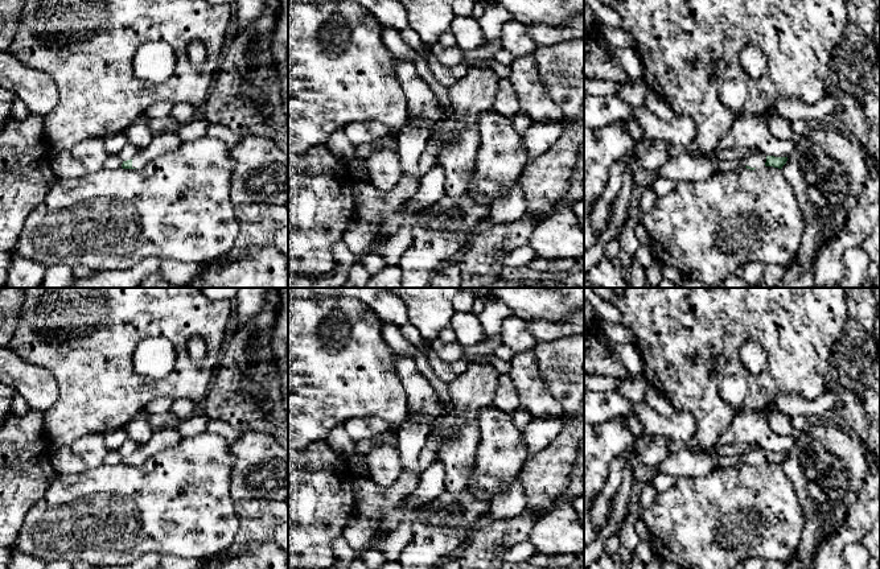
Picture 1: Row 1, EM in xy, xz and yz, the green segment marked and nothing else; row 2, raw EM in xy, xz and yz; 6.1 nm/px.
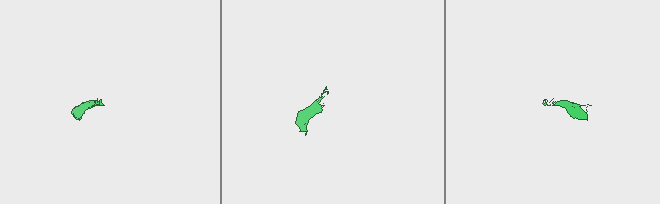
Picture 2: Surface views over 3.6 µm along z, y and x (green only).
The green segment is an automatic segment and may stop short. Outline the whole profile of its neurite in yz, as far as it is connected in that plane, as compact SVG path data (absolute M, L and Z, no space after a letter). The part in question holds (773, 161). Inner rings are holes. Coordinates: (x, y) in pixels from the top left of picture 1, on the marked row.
M754 151L749 152L748 156L741 158L740 161L741 161L741 168L747 168L751 170L760 169L764 165L782 169L782 166L788 161L788 157L766 156L758 151Z

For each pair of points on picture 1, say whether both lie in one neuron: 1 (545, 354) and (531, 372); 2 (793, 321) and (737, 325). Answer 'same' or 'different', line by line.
1: different
2: same

